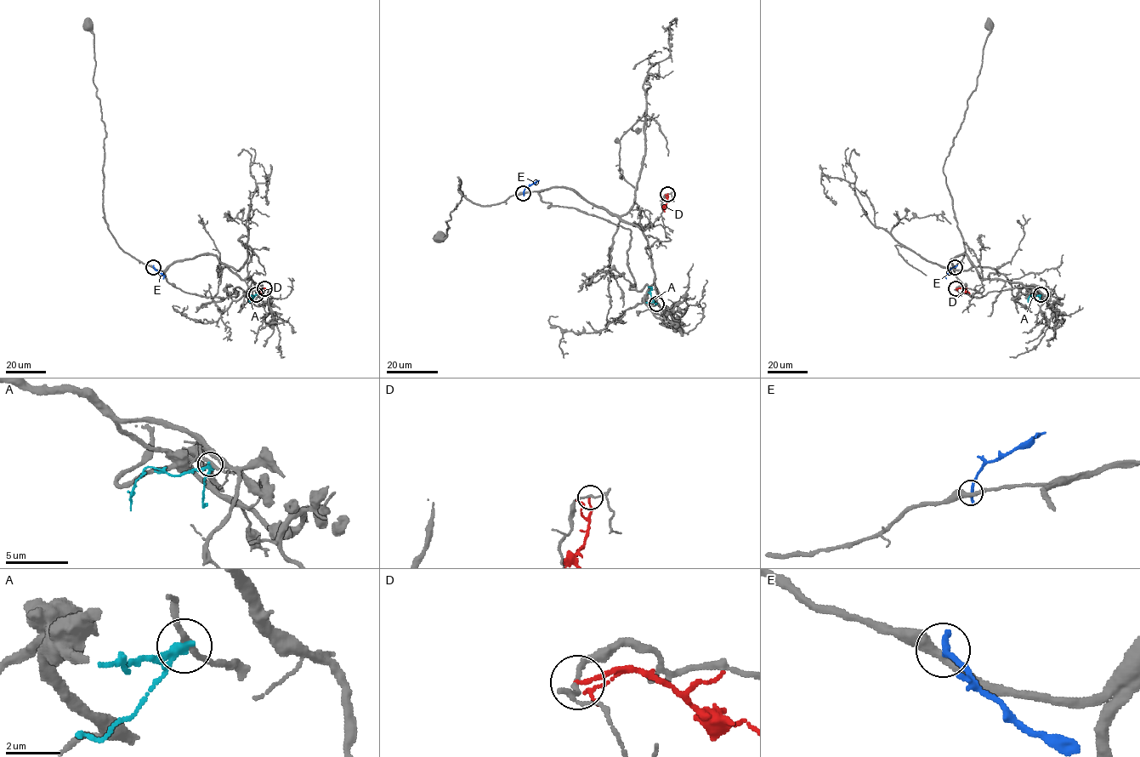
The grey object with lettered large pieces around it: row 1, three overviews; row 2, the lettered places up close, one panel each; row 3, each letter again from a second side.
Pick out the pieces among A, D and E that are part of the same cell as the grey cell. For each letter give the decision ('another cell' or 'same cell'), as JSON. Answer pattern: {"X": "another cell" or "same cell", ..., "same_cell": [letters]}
{"A": "another cell", "D": "another cell", "E": "another cell", "same_cell": []}

